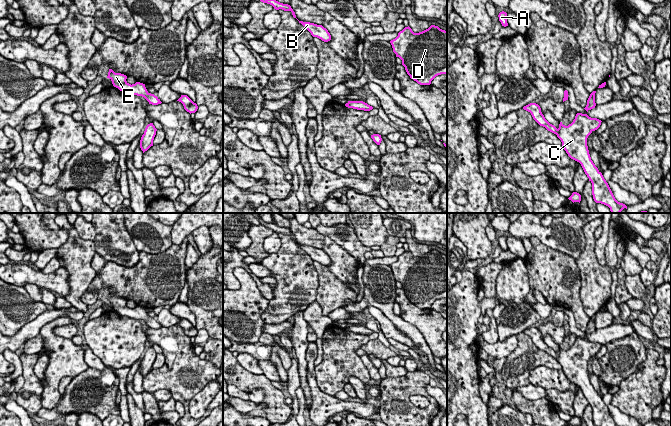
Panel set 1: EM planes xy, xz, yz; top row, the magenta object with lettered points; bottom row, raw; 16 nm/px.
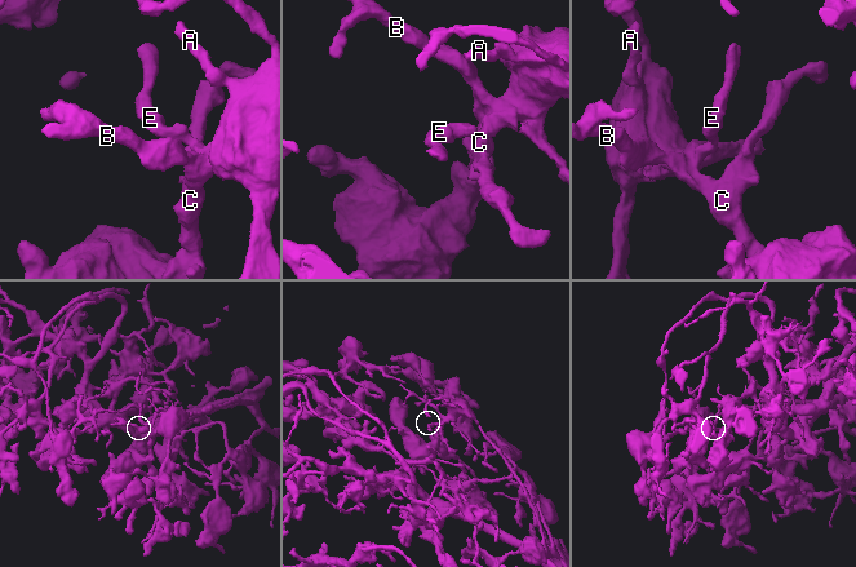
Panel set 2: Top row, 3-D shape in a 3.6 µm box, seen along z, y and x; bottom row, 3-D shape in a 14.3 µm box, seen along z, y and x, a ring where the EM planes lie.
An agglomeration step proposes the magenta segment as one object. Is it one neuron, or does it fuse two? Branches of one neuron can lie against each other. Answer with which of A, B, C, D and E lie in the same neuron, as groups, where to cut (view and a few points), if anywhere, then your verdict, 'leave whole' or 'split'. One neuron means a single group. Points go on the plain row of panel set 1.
A B C D E | no cut | leave whole

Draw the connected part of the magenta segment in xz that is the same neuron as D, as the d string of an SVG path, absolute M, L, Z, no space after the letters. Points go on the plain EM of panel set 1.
M431 249L428 253L414 257L408 250L390 265L396 281L402 284L407 298L420 309L430 309L438 299L447 298L447 255Z

